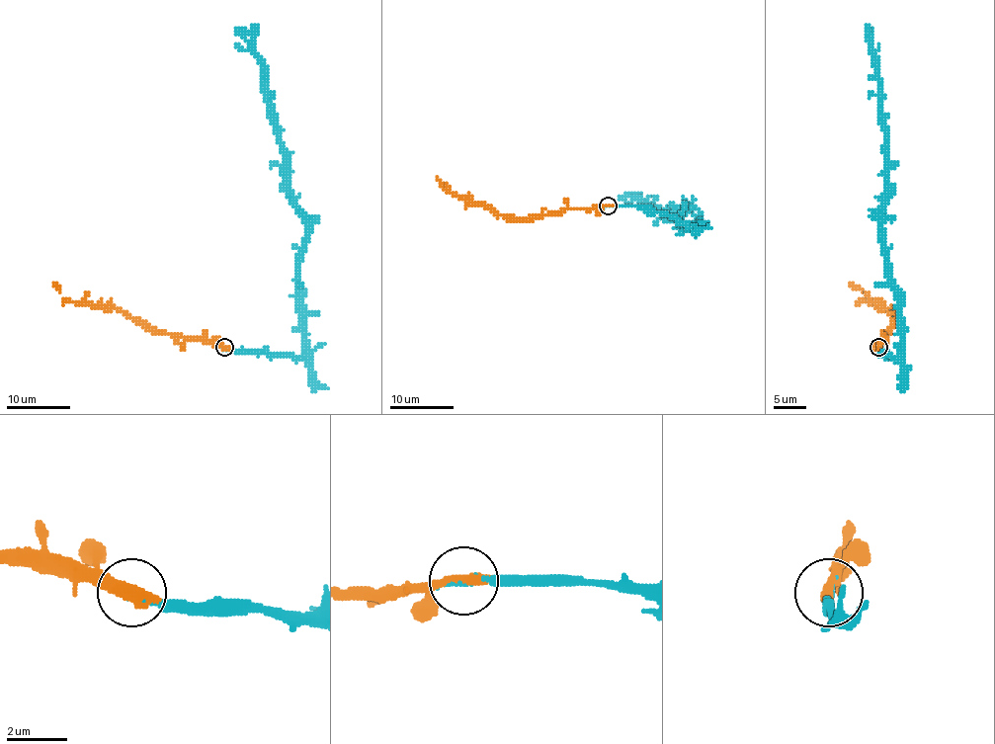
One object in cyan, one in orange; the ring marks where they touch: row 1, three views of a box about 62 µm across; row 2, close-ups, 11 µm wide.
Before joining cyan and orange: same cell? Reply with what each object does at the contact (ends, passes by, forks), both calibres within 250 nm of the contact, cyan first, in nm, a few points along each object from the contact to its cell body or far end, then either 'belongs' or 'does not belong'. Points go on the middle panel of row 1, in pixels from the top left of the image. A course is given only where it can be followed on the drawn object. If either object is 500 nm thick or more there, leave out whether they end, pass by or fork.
100/550 nm | cyan via (609, 206), (651, 207), (672, 214), (688, 227), (683, 223), (688, 207), (664, 212), (630, 195), (618, 200) | orange via (609, 206), (568, 207), (547, 214), (532, 214), (527, 219), (510, 219), (451, 194), (443, 187), (438, 176) | belongs

